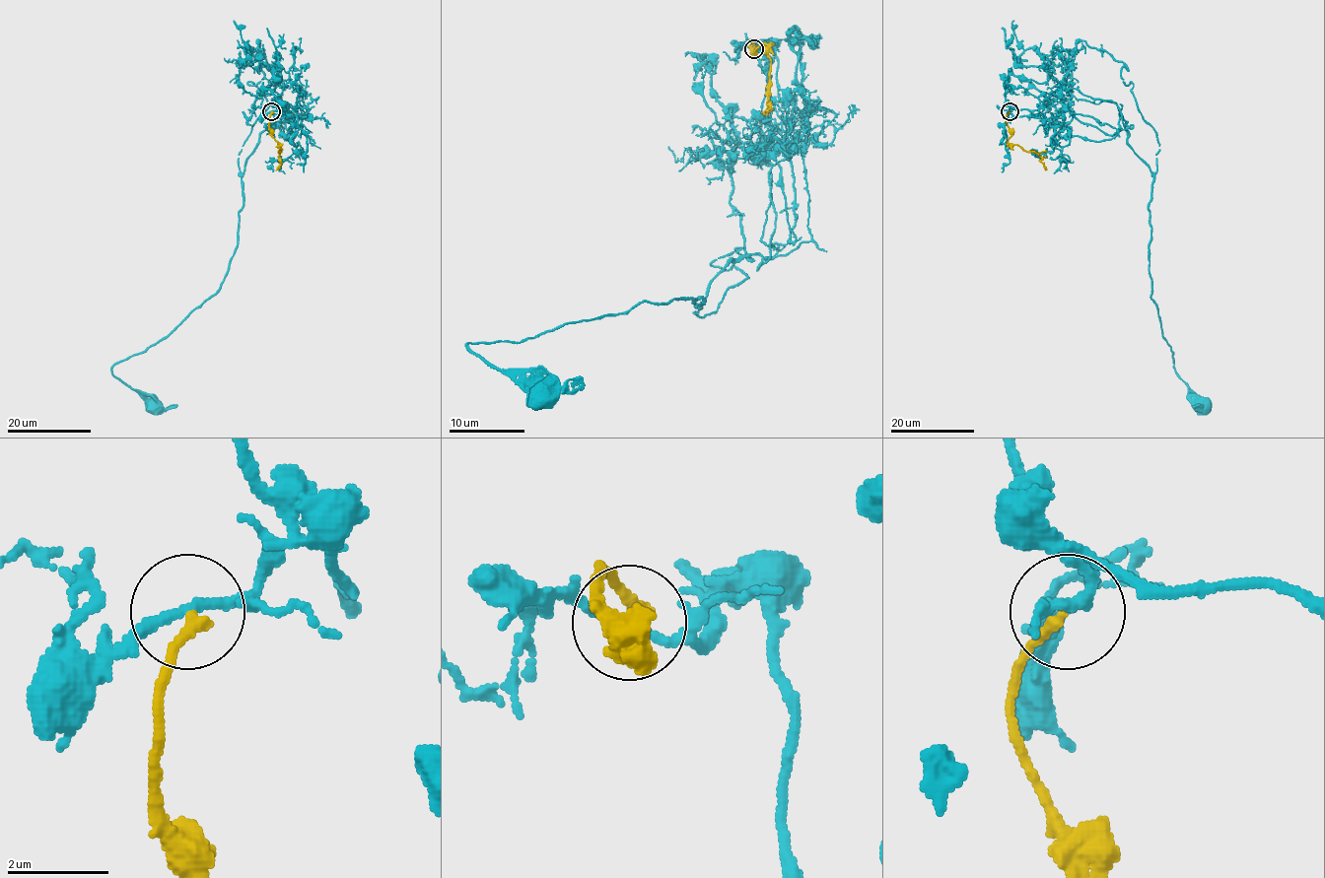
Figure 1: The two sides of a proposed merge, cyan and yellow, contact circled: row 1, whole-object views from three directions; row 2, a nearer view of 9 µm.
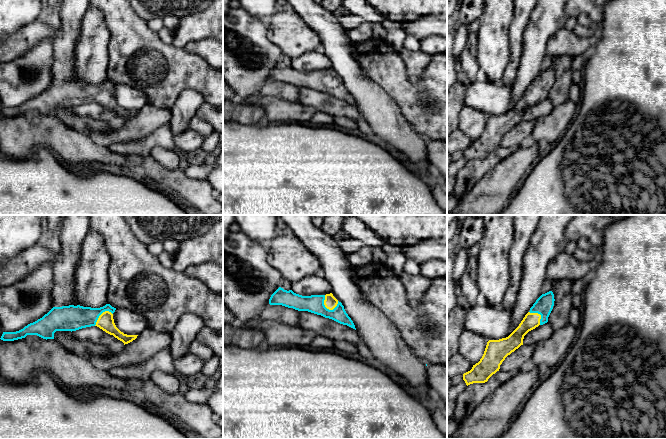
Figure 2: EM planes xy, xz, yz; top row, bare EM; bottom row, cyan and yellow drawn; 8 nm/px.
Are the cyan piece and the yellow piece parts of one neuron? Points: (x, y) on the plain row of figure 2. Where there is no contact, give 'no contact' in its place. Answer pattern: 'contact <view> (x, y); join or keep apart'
contact xz (323, 80); join

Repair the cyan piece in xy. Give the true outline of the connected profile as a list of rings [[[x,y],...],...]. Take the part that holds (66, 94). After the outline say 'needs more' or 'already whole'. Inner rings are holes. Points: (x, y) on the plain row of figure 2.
[[[106,80],[100,84],[83,83],[80,81],[53,83],[37,97],[28,100],[16,108],[3,108],[1,116],[14,117],[27,111],[37,111],[43,115],[54,115],[56,107],[76,107],[82,104],[97,102],[118,116],[128,120],[138,111],[127,111],[115,101],[113,89],[116,84]]] | needs more

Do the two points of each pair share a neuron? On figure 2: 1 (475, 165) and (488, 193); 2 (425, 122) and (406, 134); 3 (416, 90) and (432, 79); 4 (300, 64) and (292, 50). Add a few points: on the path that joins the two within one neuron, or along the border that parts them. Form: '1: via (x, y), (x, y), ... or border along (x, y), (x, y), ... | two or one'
1: border along (498, 162), (464, 194) | two
2: border along (400, 110), (403, 117), (425, 140) | two
3: via (420, 88), (428, 83) | one
4: border along (318, 49), (305, 51), (292, 59) | two

